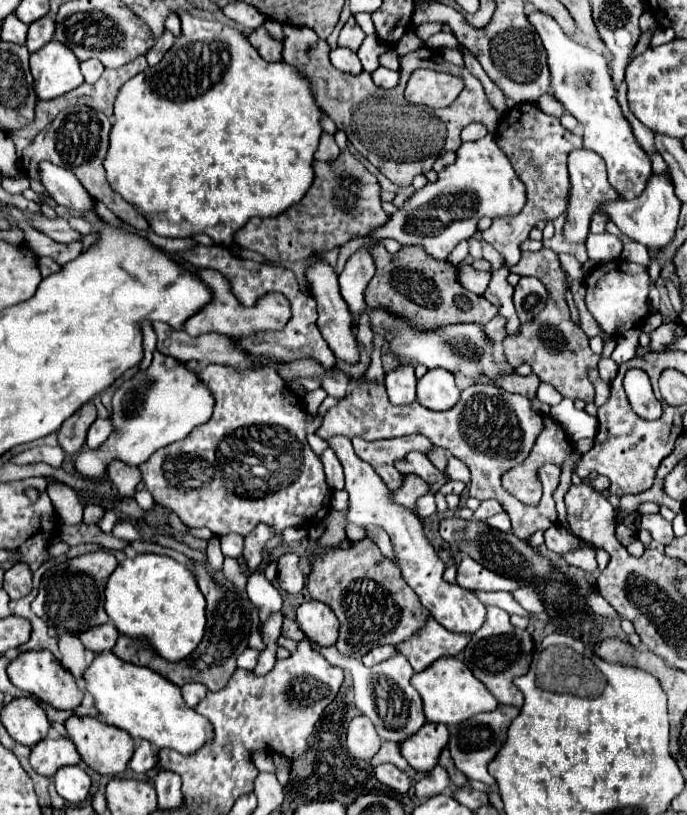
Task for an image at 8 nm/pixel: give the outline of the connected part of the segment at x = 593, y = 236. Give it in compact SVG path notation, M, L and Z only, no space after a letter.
M607 231L605 233L589 233L589 237L587 237L589 259L593 259L597 263L619 259L621 251L623 251L621 239L607 233Z

